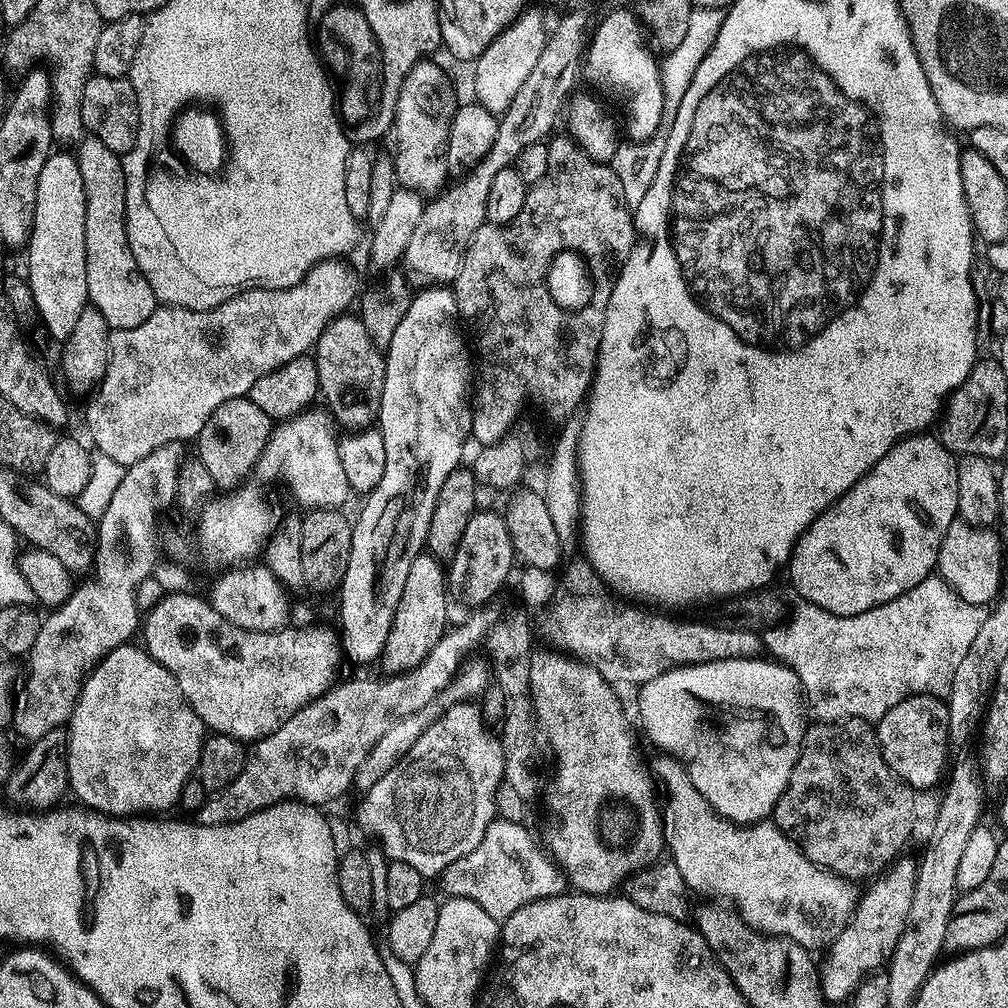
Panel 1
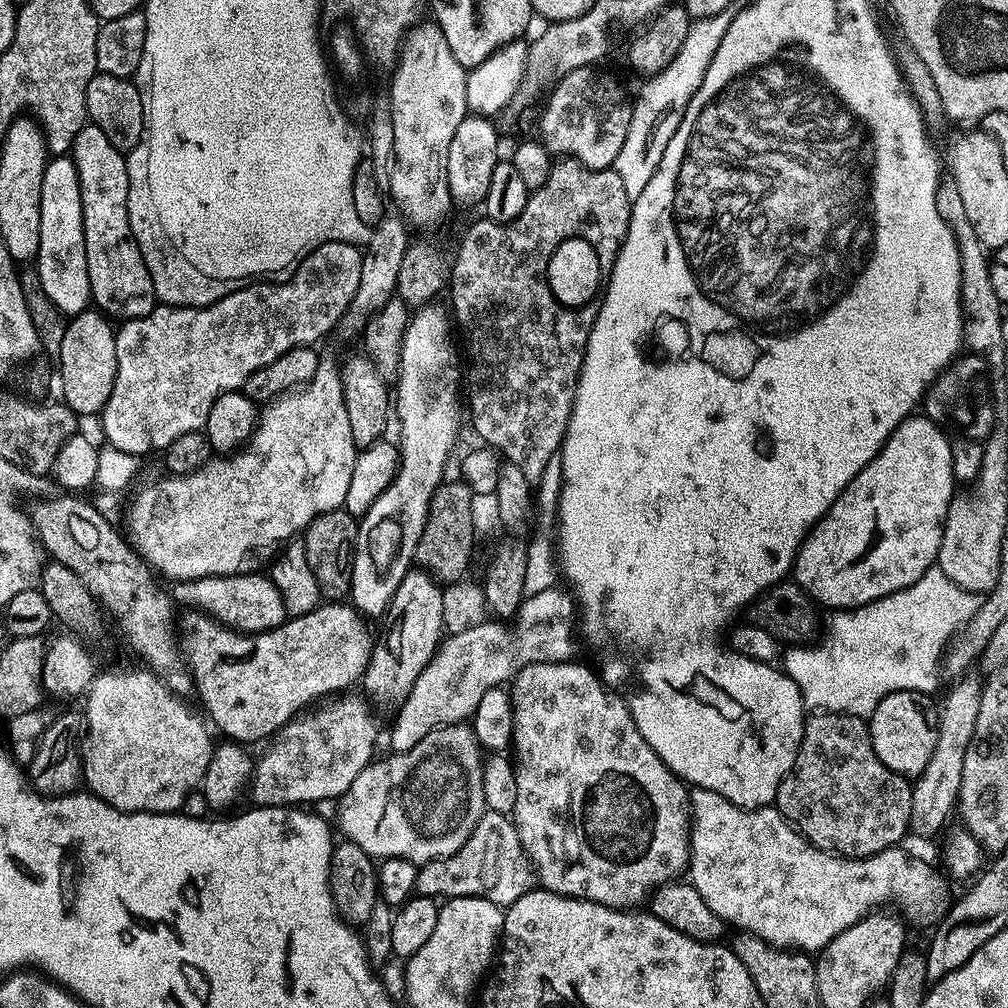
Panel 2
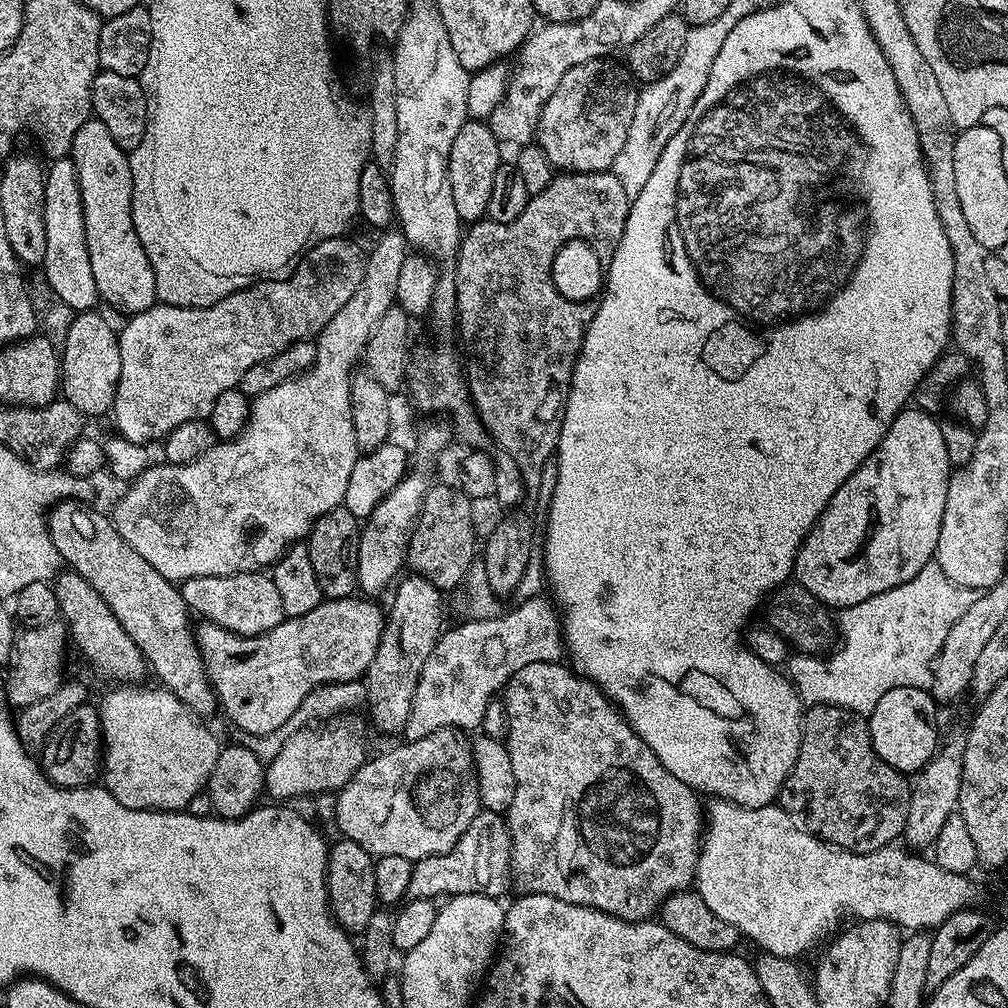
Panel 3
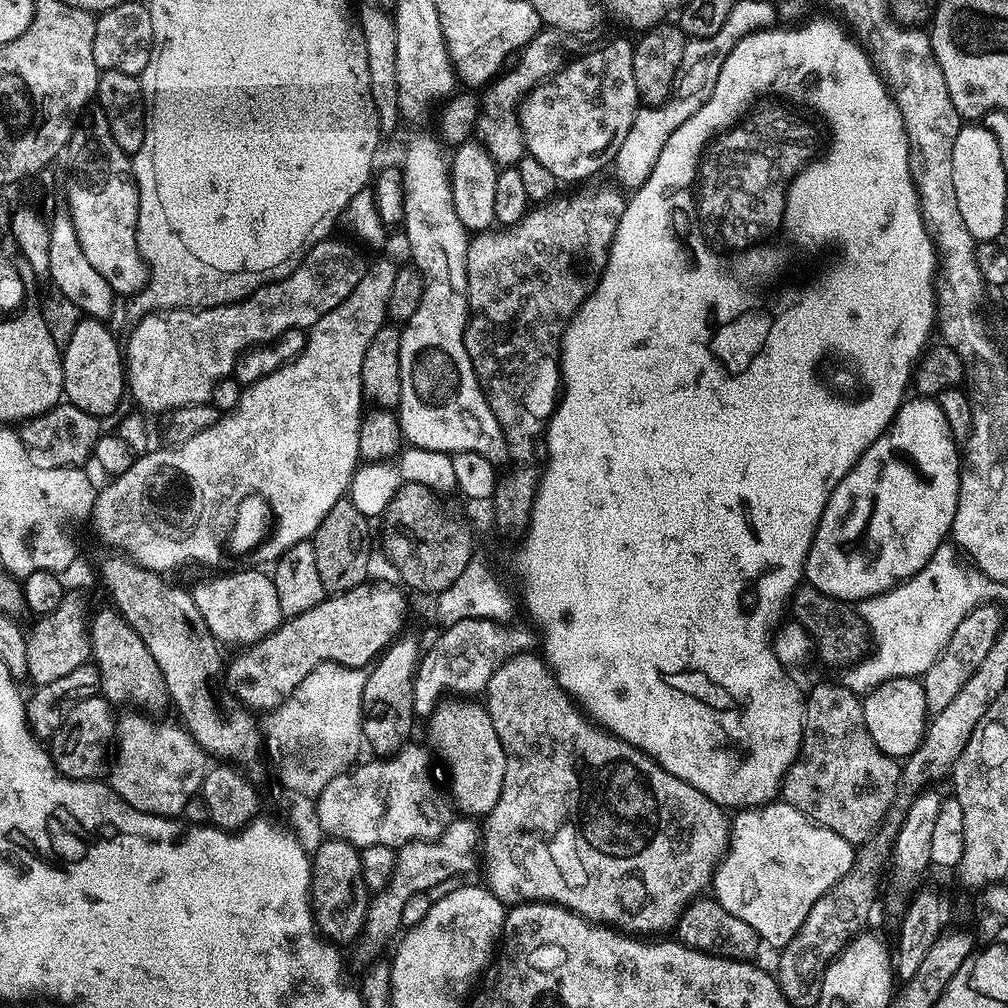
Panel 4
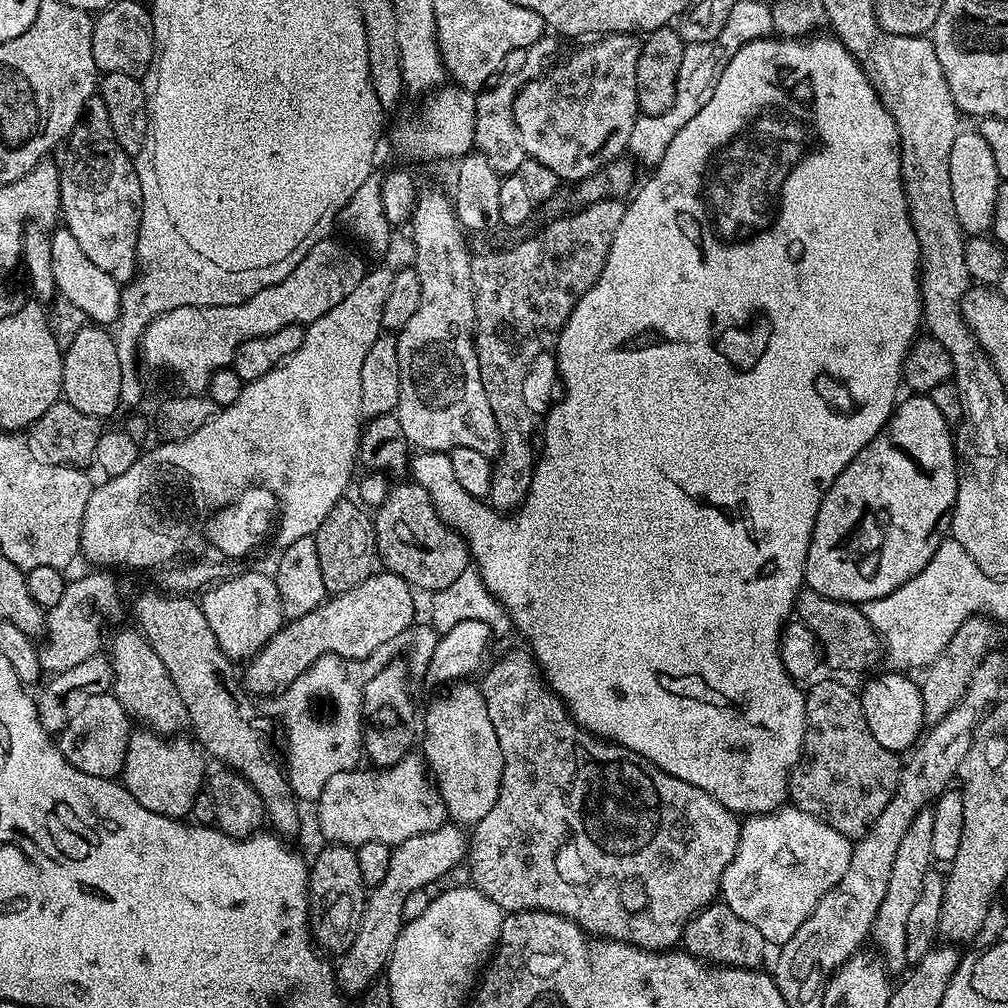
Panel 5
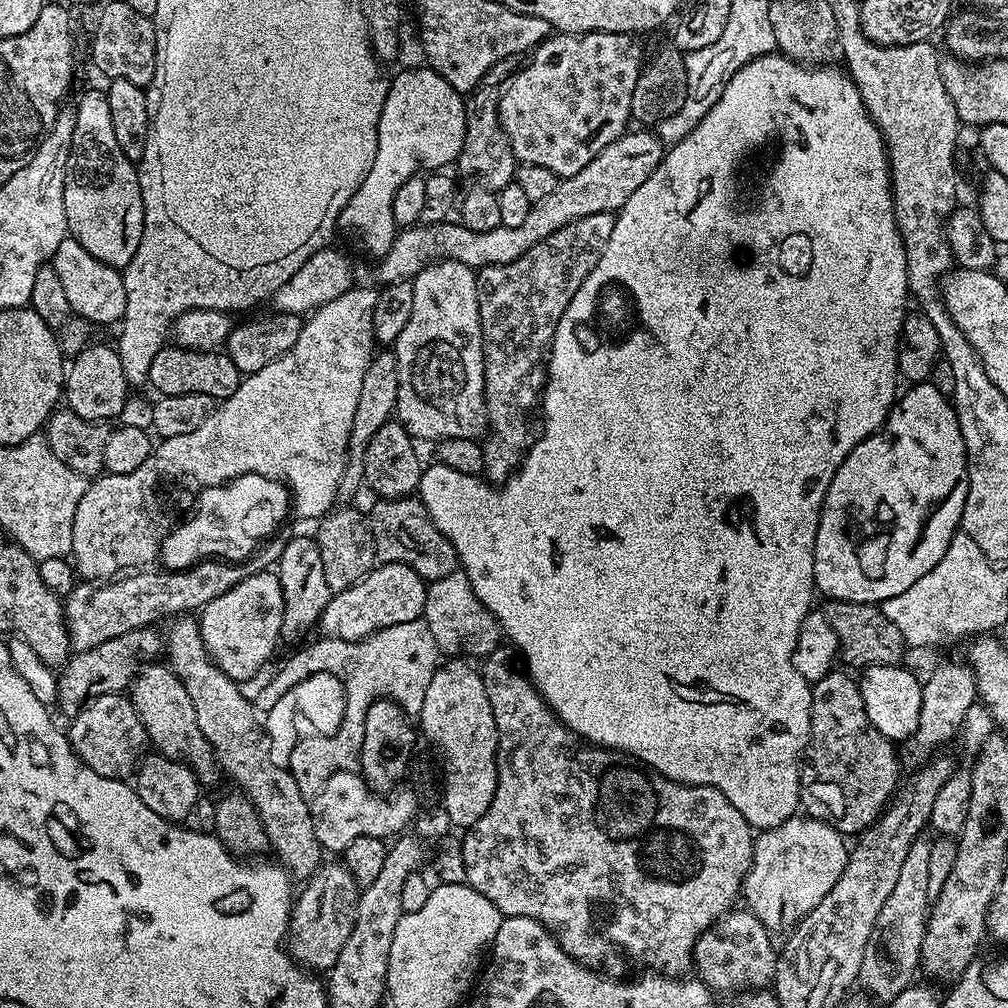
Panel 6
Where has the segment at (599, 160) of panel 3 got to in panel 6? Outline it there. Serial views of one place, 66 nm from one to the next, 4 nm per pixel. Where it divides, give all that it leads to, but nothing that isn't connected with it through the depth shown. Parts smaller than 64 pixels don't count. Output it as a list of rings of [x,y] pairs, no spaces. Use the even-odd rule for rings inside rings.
[[[627,32],[552,34],[532,49],[527,57],[528,65],[514,73],[505,88],[499,89],[500,121],[519,163],[546,166],[546,170],[554,170],[561,178],[578,174],[578,170],[590,166],[610,142],[629,131],[630,98],[646,60],[646,52],[636,40],[639,39]]]

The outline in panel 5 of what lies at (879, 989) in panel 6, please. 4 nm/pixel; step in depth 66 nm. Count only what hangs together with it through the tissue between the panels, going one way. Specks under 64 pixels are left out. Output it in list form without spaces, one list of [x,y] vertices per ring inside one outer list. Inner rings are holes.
[[[925,806],[916,813],[914,822],[910,822],[910,830],[898,845],[898,854],[894,856],[894,870],[890,872],[890,882],[886,886],[886,898],[882,898],[882,906],[876,911],[876,921],[872,924],[871,943],[876,943],[875,951],[882,957],[889,969],[905,967],[906,964],[906,922],[910,919],[914,902],[922,894],[922,882],[926,872],[933,867],[932,828],[934,814],[931,807]]]

